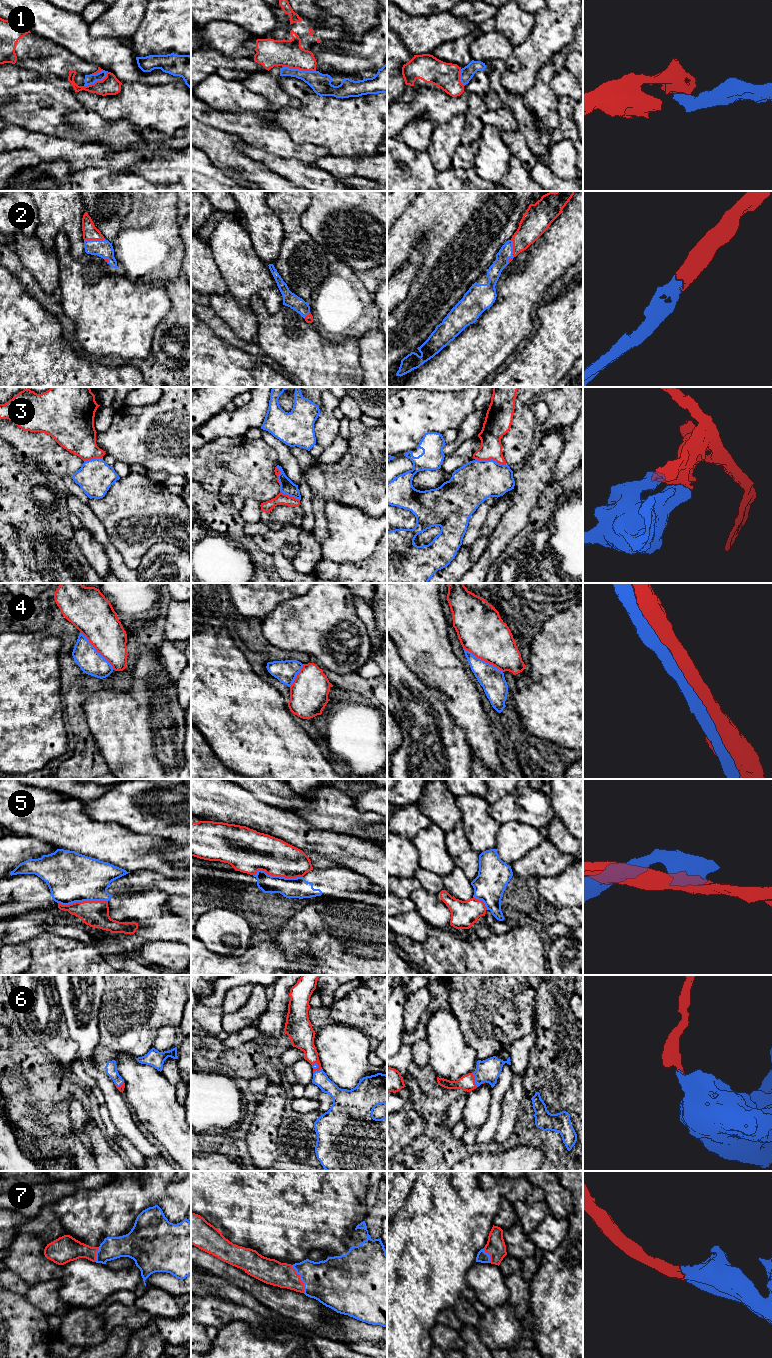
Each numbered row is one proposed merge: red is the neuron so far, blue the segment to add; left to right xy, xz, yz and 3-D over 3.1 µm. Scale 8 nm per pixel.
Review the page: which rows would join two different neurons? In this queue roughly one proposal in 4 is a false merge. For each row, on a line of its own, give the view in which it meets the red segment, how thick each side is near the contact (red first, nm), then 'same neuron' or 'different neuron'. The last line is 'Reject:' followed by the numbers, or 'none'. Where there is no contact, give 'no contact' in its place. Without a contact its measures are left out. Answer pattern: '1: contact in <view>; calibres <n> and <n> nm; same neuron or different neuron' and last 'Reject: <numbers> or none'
1: contact in xz; calibres 220 and 160 nm; different neuron
2: contact in yz; calibres 200 and 110 nm; same neuron
3: contact in yz; calibres 180 and 320 nm; different neuron
4: contact in yz; calibres 380 and 200 nm; different neuron
5: contact in xz; calibres 300 and 160 nm; different neuron
6: contact in yz; calibres 130 and 180 nm; same neuron
7: contact in xz; calibres 200 and 360 nm; same neuron
Reject: 1, 3, 4, 5

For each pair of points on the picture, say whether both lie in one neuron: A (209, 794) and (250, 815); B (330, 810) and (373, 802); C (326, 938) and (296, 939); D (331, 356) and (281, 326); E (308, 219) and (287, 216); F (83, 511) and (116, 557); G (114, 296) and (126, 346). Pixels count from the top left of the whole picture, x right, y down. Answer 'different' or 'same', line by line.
A: same
B: different
C: same
D: same
E: different
F: same
G: same

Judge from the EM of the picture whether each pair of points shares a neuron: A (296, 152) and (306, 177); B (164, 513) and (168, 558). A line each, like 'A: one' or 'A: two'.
A: two
B: two

